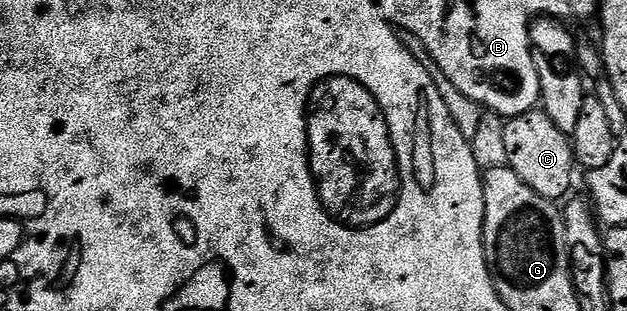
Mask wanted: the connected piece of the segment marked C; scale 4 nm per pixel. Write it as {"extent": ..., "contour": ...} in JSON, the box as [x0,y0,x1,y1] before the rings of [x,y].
{"extent":[503,109,575,201],"contour":[[[534,109],[508,120],[503,129],[503,138],[507,148],[508,167],[539,198],[561,201],[561,198],[564,200],[570,194],[569,186],[573,183],[573,171],[575,172],[573,141],[558,129],[545,111]]]}

